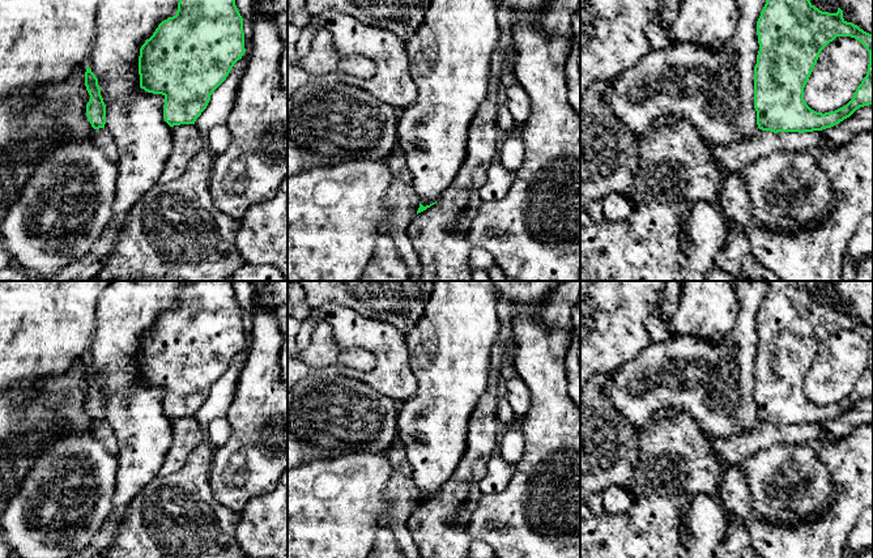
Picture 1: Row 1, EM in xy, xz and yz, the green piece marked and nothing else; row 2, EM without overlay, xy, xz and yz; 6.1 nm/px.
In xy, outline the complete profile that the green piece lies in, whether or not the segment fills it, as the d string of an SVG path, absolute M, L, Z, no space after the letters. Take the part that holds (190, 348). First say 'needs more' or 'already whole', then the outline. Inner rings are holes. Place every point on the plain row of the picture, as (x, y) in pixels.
already whole; M183 281L176 307L162 314L140 341L140 380L165 389L163 412L170 418L195 417L206 401L213 384L226 372L244 348L243 311L230 281Z

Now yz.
already whole; M767 281L768 290L757 314L759 344L754 359L754 401L762 423L813 425L831 421L849 410L857 401L873 396L873 328L843 311L843 303L822 304L815 301L805 281ZM836 329L851 329L869 345L866 369L843 400L830 405L812 402L804 392L804 380L821 344Z

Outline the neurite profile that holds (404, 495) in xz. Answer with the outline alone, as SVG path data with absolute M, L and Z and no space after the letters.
M399 435L386 451L386 456L393 467L393 472L386 489L386 498L392 504L383 525L393 532L400 550L406 558L421 558L412 533L406 528L412 512L417 508L420 490L410 478L413 469Z

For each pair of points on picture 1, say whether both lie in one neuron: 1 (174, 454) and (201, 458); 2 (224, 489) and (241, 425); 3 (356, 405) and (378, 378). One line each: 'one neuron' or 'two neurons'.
1: two neurons
2: one neuron
3: two neurons

